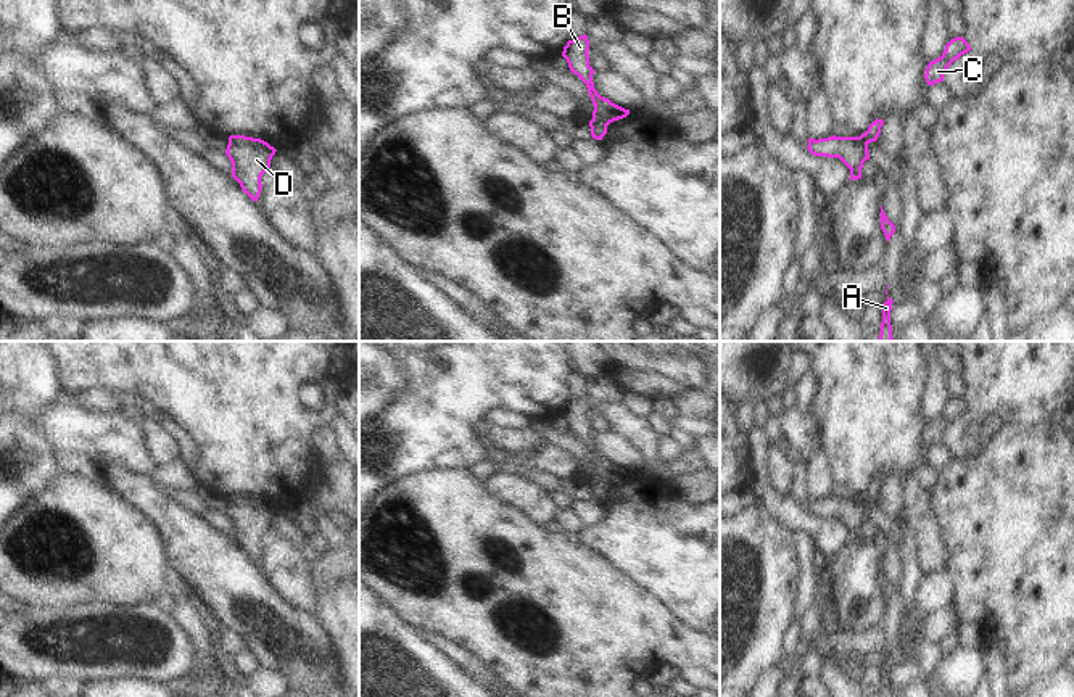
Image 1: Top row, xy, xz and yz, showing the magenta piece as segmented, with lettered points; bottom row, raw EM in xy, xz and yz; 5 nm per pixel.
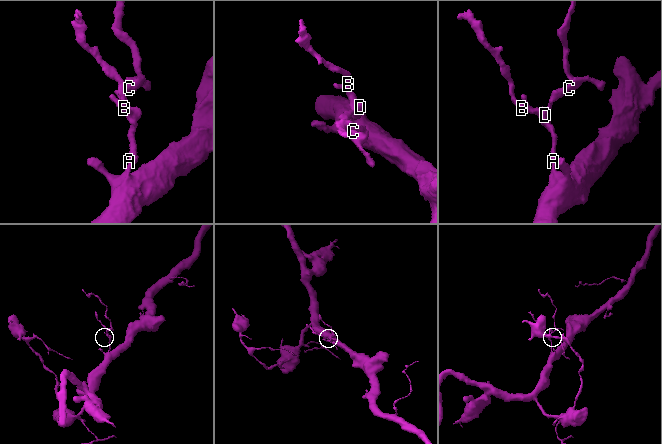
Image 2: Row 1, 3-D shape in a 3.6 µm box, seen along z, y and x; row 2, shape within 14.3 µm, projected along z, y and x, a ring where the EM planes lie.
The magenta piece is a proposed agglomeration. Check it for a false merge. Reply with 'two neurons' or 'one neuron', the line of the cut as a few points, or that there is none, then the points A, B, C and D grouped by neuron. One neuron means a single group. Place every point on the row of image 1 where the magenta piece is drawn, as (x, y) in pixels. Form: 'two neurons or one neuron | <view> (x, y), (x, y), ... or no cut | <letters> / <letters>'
one neuron | no cut | A B C D

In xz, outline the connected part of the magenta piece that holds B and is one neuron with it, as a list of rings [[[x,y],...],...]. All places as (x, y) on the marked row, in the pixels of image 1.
[[[585,34],[575,40],[568,40],[564,47],[562,56],[567,60],[570,71],[576,74],[588,87],[588,93],[594,105],[593,119],[589,121],[591,135],[596,140],[602,140],[607,134],[607,126],[613,121],[626,118],[630,109],[625,109],[597,93],[593,82],[594,69],[589,66],[588,52],[589,40]]]

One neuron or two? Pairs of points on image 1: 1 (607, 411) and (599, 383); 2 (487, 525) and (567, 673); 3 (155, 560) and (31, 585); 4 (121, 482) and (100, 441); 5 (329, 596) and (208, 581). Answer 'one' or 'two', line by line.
1: two
2: one
3: one
4: two
5: two

